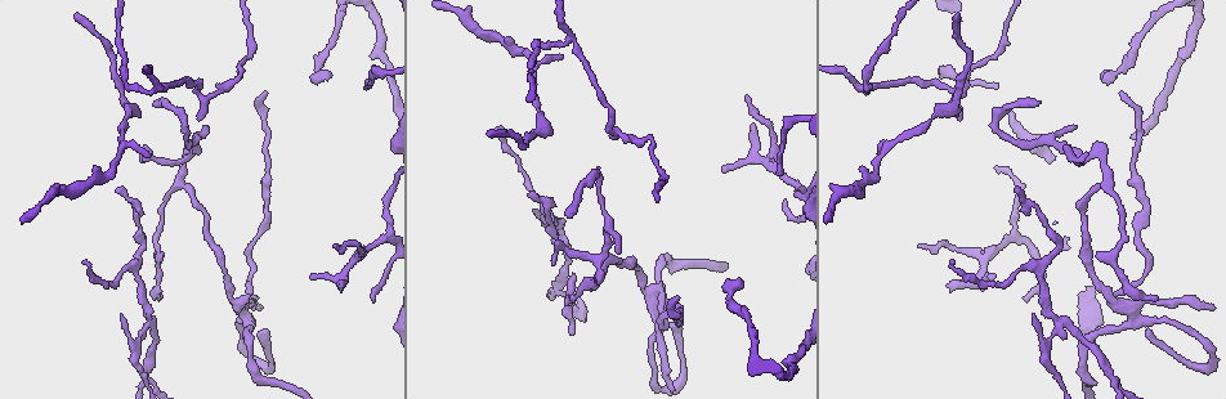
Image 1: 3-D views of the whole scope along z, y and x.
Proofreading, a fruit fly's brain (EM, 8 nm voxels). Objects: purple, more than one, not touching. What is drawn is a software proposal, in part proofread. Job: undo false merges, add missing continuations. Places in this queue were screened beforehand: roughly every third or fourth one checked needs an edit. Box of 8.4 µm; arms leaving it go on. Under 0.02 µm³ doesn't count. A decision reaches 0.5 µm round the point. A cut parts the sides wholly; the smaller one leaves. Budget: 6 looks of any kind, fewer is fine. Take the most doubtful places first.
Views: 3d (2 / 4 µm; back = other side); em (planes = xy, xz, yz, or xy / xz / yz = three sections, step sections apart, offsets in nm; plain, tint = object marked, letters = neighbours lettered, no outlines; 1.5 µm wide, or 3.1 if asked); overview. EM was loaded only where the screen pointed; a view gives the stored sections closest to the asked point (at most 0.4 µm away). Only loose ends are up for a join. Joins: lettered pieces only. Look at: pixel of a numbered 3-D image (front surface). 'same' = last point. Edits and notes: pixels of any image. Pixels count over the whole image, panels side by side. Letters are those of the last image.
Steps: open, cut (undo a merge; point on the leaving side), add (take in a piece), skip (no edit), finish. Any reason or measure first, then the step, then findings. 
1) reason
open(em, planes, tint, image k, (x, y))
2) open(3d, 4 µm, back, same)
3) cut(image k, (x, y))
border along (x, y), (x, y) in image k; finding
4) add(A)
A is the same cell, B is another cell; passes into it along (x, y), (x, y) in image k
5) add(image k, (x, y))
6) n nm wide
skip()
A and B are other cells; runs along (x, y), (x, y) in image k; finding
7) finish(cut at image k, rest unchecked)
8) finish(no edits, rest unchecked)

an open end
open(3d, 4 µm, image 1, (553, 263))

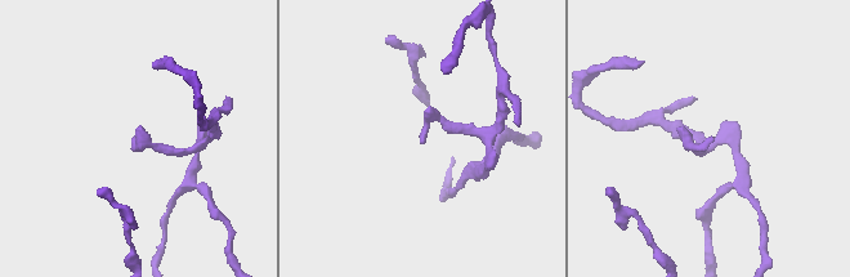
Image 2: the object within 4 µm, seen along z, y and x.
open(em, yz, step 4, tint, image 2, (422, 140))

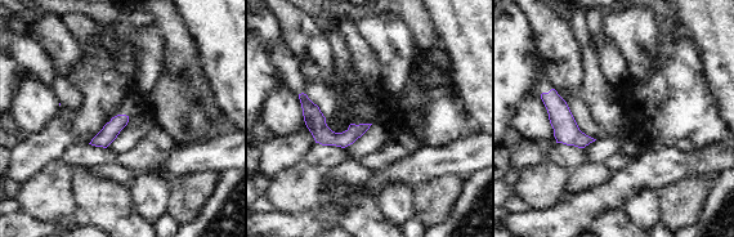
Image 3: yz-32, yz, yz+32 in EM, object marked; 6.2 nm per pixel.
open(em, yz, step 4, letters, same)

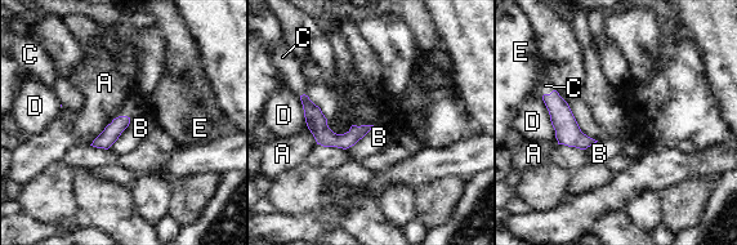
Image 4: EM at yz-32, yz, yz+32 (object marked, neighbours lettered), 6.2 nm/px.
add(image 4, (545, 85))
C is the same cell, A, B, D and E are other cells; passes into it along (563, 121), (548, 94), (545, 85) in image 4; the cell continues

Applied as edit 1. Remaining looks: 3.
see it whole again
open(overview)

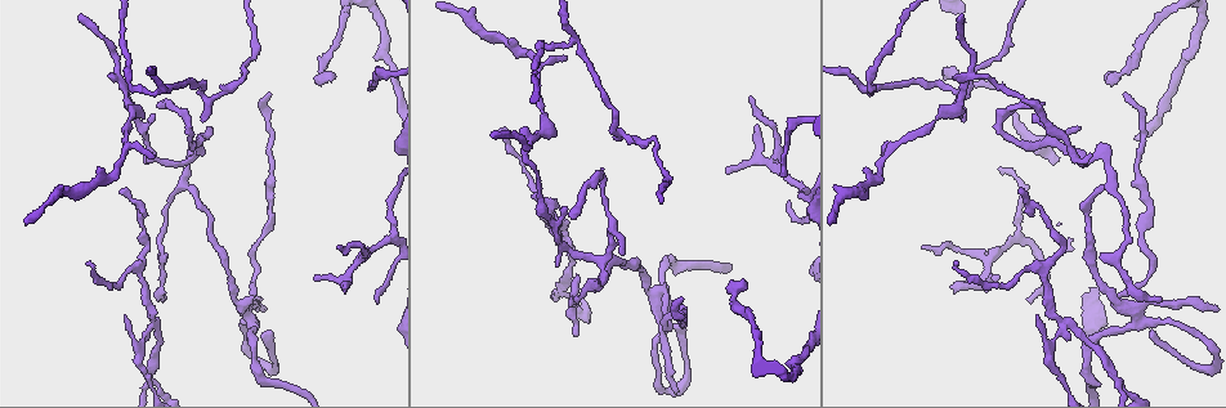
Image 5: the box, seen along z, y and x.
open(3d, 4 µm, image 5, (501, 127))

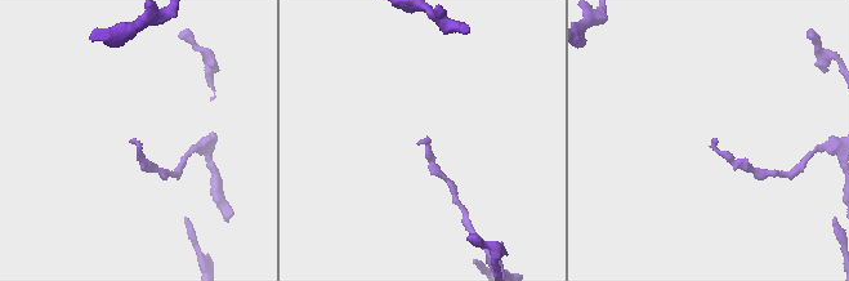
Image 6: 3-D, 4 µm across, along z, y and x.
shape alone is not enough
open(em, planes, letters, image 6, (713, 140))

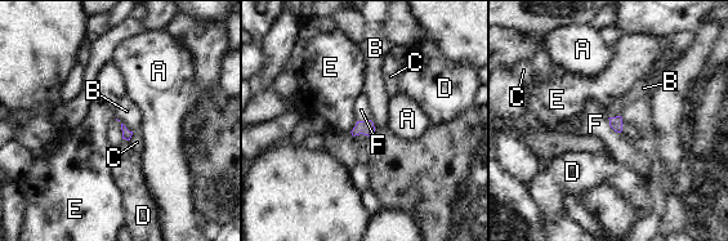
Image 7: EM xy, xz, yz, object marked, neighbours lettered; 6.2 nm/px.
F touches over 120 nm
skip()
A, B, C, D, E and F are other cells; no lettered piece goes on from it

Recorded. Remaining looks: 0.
finish(add at image 4, rest unchecked)

